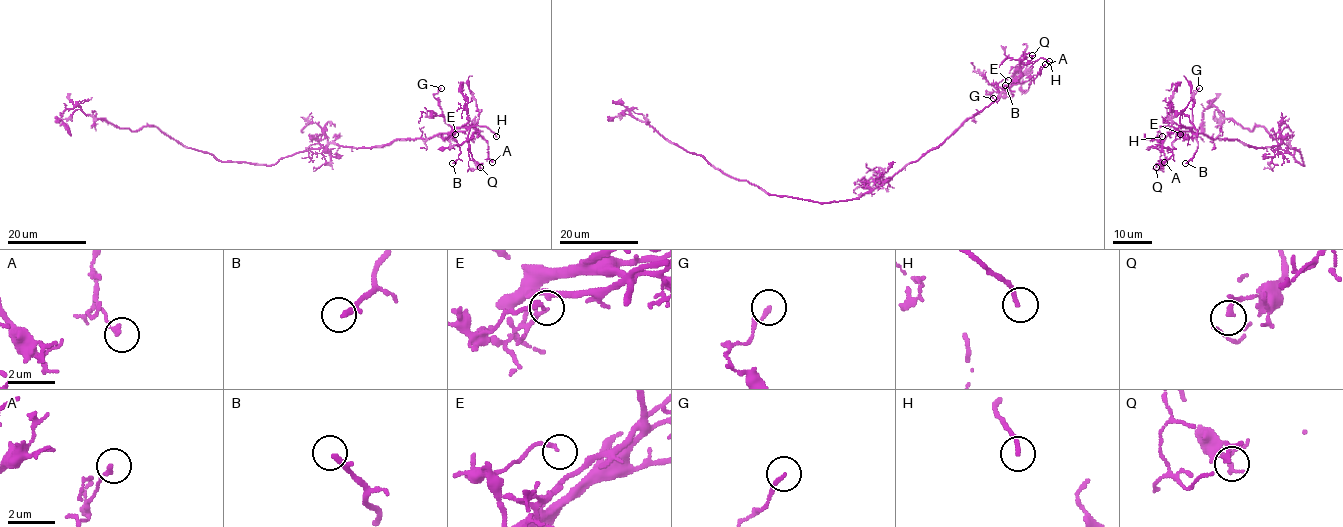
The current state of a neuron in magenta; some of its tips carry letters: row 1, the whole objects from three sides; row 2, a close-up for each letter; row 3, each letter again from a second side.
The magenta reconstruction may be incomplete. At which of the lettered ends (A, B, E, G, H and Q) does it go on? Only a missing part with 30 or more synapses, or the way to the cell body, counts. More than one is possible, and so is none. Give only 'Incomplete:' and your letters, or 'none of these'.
Incomplete: H

